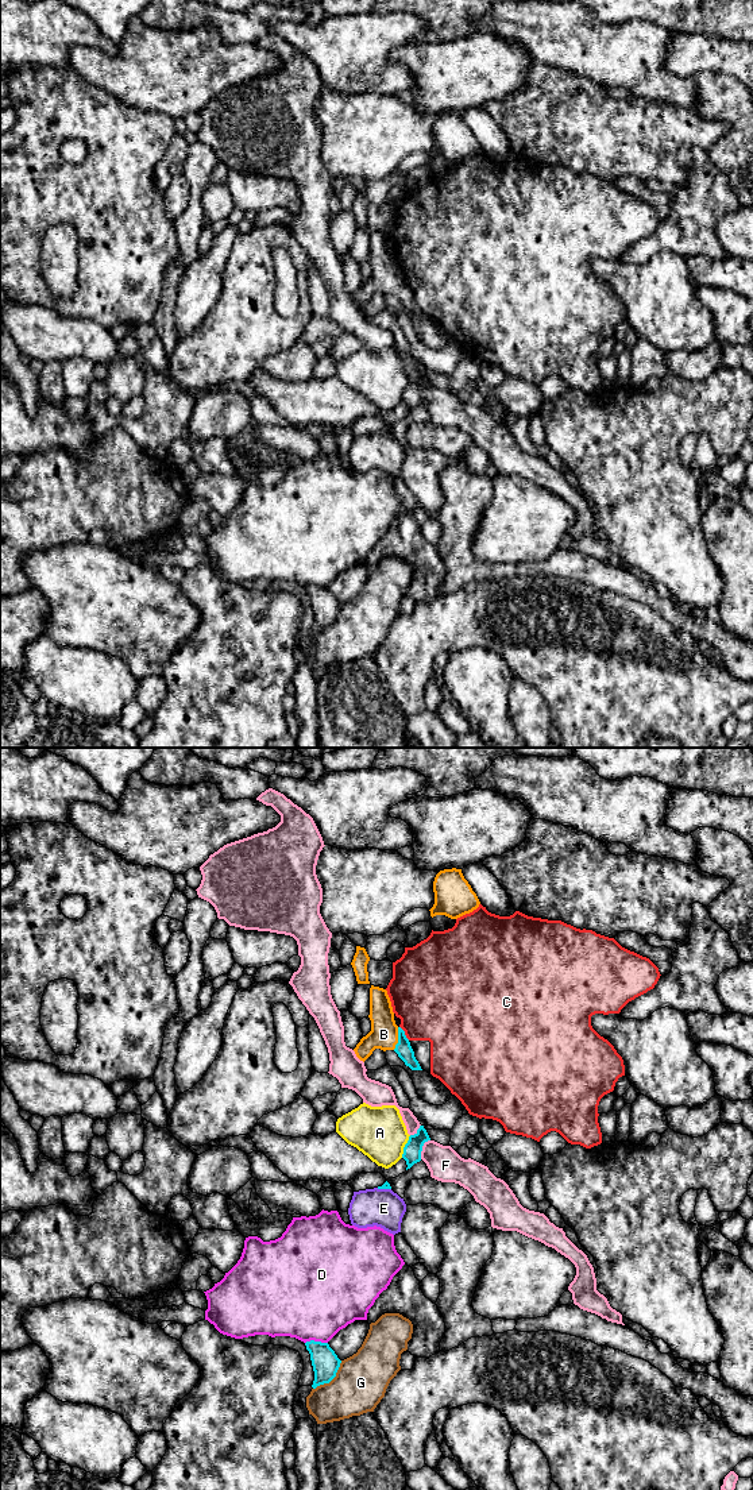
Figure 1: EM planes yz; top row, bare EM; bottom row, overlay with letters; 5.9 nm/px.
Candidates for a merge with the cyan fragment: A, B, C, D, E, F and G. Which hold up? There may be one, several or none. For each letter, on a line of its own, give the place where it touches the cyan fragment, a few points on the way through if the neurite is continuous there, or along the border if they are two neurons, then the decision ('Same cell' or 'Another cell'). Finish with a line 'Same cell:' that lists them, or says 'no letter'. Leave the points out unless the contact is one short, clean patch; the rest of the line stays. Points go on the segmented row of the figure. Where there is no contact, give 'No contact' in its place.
A: Touches cyan at yz (405, 1146). Another cell
B: Touches cyan at yz (398, 1038). Path across: yz (404, 1049), (398, 1038), (383, 1034). Same cell
C: Touches cyan at yz (404, 1033). Another cell
D: Touches cyan at yz (316, 1342). Another cell
E: Touches cyan at yz (383, 1188). Another cell
F: Touches cyan at yz (421, 1149). Another cell
G: Touches cyan at yz (331, 1380). Another cell
Same cell: B

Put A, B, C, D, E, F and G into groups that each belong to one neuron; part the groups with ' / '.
A / B / C / D / E / F / G

